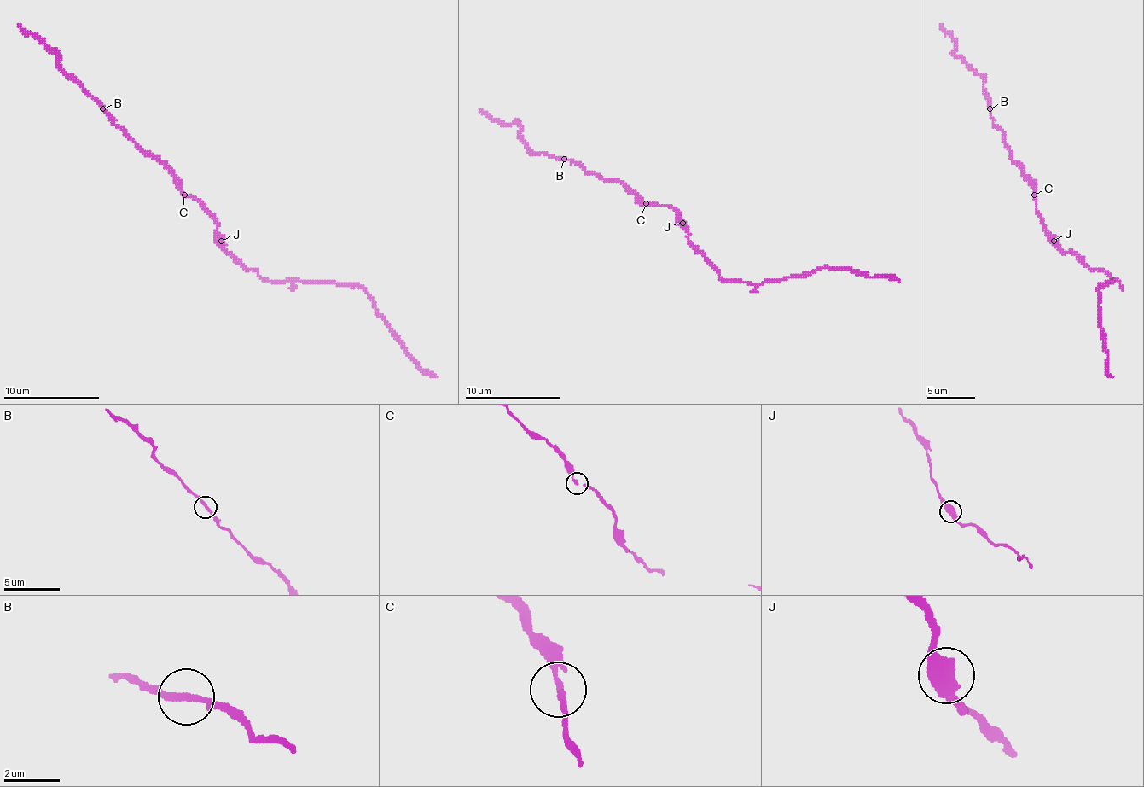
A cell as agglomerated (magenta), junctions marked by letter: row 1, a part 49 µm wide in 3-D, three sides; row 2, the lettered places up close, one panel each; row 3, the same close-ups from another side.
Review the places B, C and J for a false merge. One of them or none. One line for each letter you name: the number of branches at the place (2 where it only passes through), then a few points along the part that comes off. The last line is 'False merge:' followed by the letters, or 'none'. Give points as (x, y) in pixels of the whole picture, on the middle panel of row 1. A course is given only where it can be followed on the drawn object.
False merge: none

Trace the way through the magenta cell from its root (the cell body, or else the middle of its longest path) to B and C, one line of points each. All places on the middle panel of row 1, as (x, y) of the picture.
B: (678, 215), (666, 205), (645, 205), (624, 183), (606, 181), (597, 174), (589, 174), (576, 162), (563, 160)
C: (678, 215), (666, 205), (645, 203)

